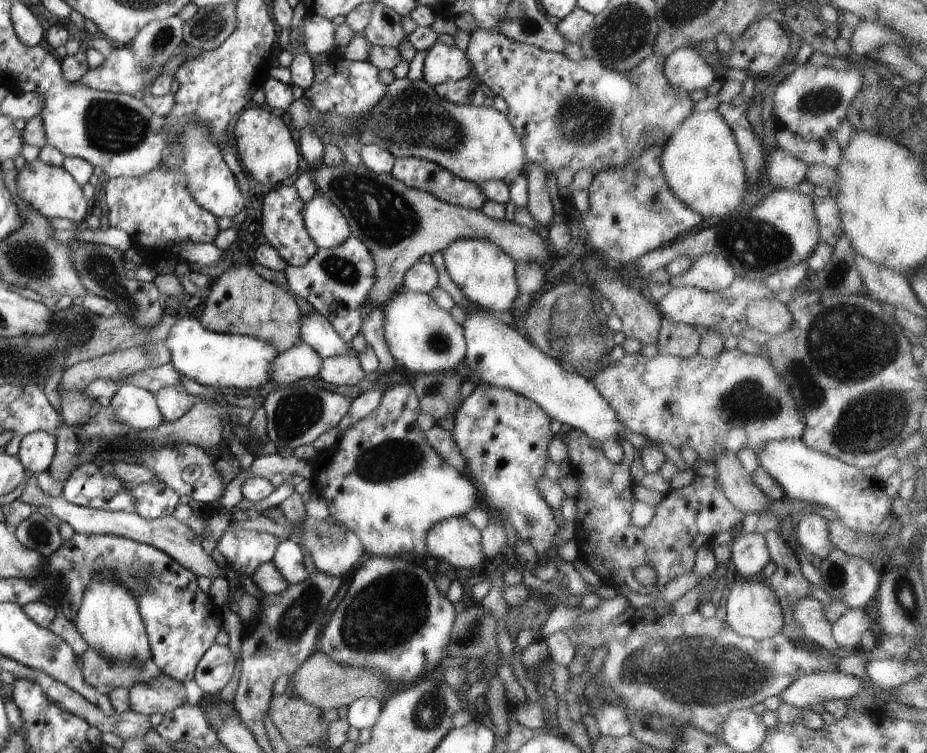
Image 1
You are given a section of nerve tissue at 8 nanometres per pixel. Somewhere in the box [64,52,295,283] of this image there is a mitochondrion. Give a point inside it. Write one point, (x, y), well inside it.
(111, 127)

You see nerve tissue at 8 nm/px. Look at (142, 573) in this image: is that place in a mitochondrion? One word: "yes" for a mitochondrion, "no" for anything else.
yes

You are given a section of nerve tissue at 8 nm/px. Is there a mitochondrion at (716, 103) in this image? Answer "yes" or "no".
no

